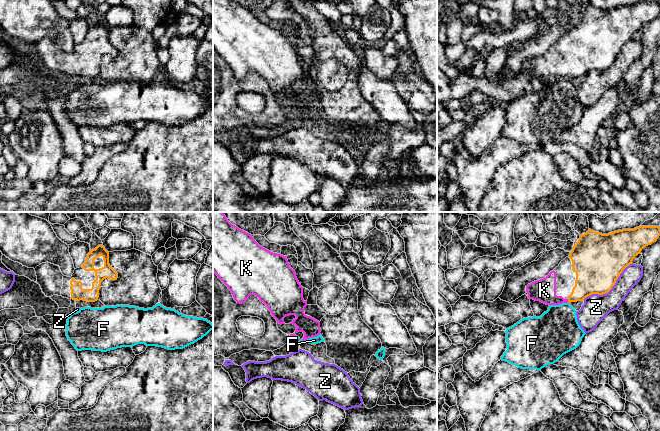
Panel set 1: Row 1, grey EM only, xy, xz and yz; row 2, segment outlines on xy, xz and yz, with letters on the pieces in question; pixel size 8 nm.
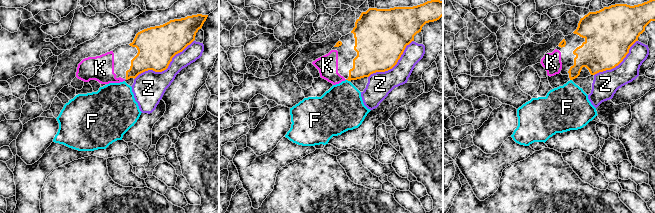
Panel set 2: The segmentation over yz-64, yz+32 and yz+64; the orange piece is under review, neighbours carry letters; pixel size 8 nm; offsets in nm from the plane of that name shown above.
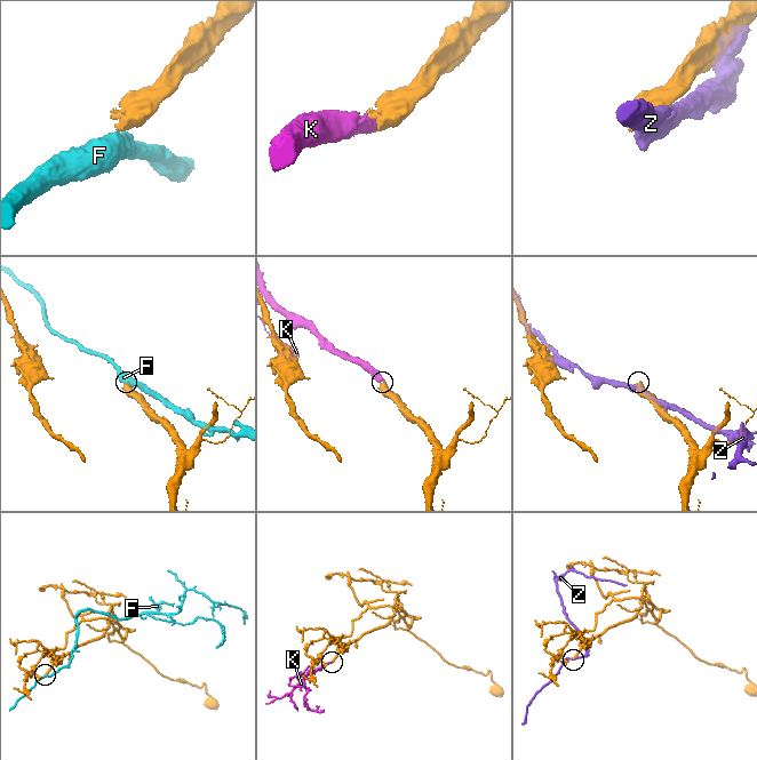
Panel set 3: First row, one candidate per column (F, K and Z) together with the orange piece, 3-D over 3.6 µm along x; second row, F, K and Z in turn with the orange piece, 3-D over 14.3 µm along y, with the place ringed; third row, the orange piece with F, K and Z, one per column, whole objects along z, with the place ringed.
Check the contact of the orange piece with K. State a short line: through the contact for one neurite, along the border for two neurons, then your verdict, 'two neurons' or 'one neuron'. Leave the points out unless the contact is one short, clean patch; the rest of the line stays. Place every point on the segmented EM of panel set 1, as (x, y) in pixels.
one neuron

